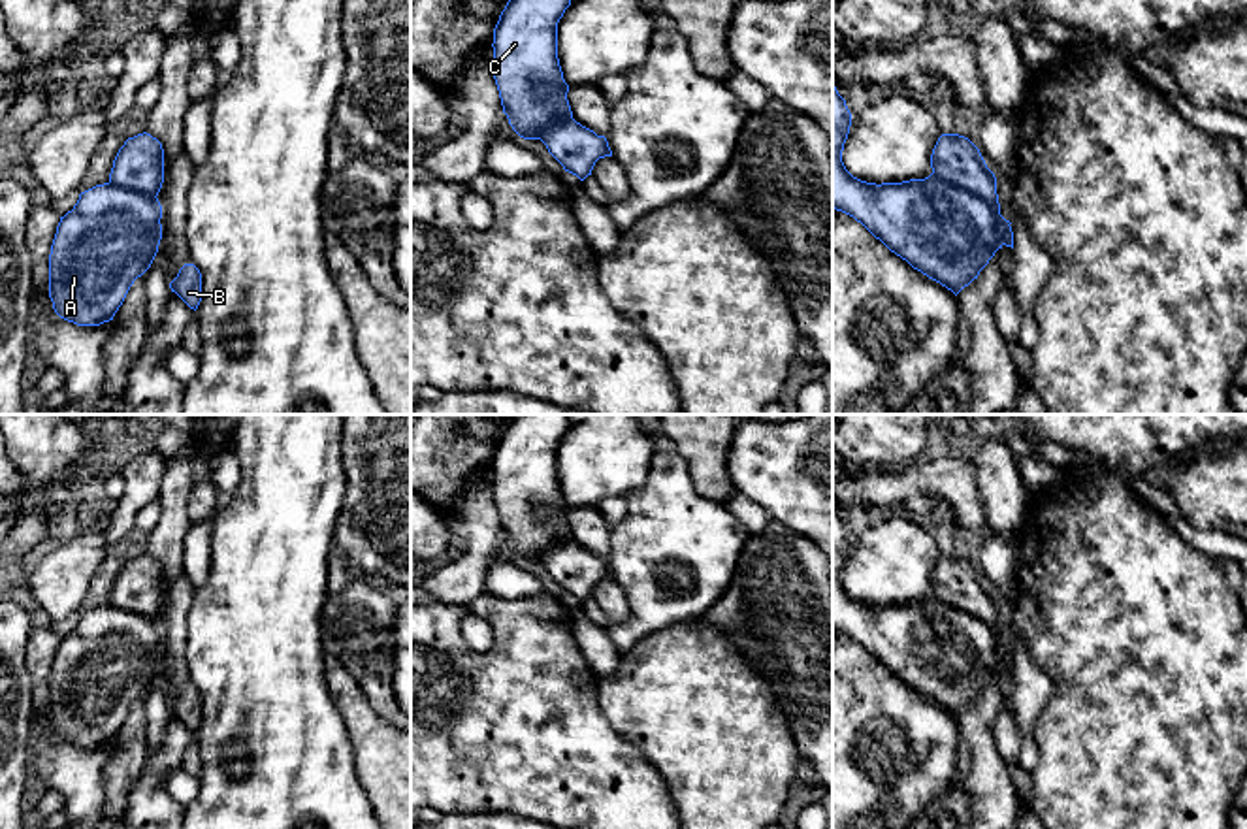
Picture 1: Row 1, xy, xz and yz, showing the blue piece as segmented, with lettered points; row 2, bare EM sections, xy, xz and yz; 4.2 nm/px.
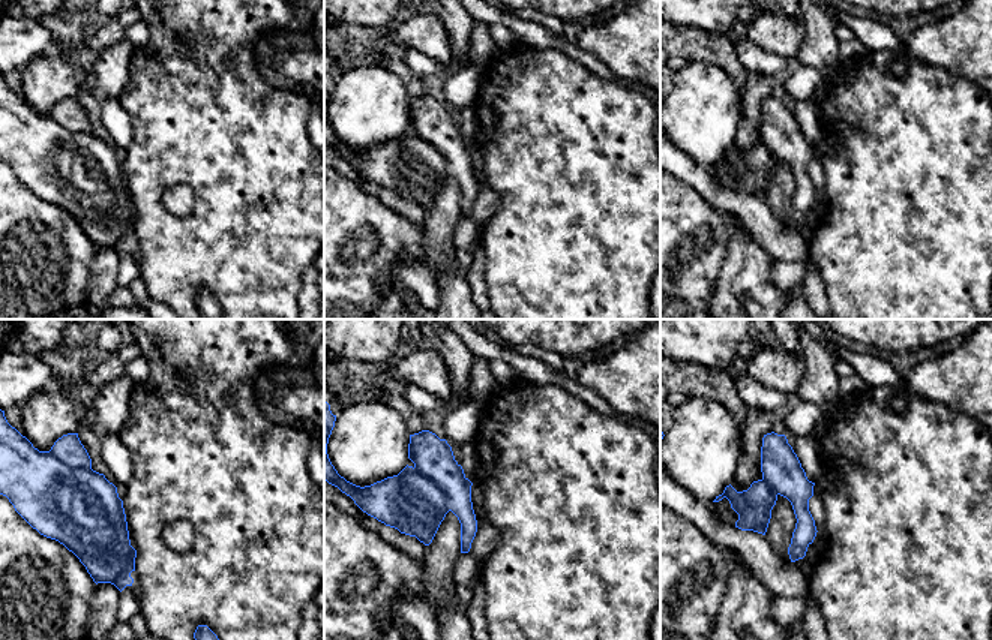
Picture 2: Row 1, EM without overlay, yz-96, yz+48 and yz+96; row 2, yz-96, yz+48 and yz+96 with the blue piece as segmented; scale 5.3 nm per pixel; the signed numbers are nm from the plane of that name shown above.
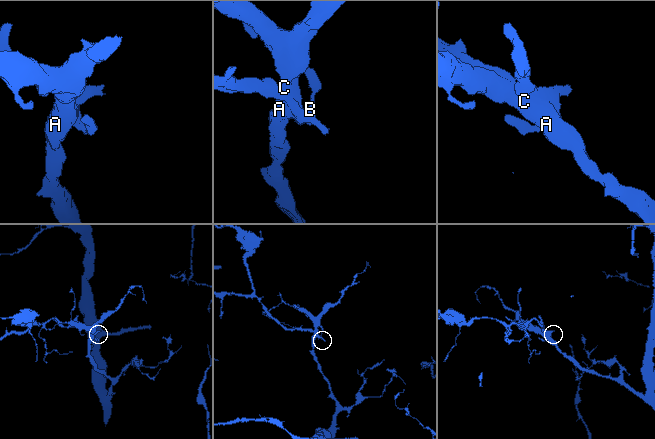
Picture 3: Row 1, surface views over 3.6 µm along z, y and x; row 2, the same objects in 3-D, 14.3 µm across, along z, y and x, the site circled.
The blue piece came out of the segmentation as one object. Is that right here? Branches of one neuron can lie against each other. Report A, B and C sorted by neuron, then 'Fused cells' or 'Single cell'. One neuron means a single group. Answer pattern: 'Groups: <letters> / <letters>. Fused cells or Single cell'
Groups: A C / B. Fused cells

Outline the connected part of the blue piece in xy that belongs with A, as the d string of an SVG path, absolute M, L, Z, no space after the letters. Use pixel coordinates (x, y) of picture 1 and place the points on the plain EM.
M115 605L96 607L79 616L72 633L60 639L49 676L49 720L55 735L77 748L113 742L130 708L153 686L162 661L162 627Z

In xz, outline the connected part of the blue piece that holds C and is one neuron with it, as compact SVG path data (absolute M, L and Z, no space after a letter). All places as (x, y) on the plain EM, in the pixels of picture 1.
M514 414L494 450L492 496L503 535L524 561L541 561L548 548L573 539L567 522L569 507L558 480L558 445L569 428L569 414Z

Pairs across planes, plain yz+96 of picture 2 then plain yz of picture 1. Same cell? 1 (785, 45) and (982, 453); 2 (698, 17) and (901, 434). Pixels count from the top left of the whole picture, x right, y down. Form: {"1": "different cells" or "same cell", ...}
{"1": "different cells", "2": "same cell"}

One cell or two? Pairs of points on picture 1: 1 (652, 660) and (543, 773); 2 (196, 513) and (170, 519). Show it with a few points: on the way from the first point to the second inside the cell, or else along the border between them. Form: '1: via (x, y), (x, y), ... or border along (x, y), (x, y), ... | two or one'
1: border along (598, 681), (599, 711), (631, 745) | two
2: border along (194, 485), (187, 502), (189, 522) | two

